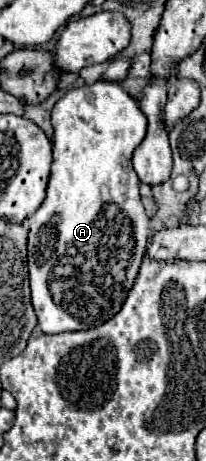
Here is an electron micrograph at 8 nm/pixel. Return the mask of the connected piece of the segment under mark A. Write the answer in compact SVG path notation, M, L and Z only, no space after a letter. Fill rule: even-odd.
M98 80L94 84L84 84L80 88L74 88L66 92L52 110L52 126L54 126L54 136L52 136L52 172L48 180L48 196L44 204L28 218L30 220L30 234L28 234L28 268L30 268L30 290L32 290L32 306L38 316L38 326L42 328L44 334L60 334L60 332L72 332L72 330L90 330L106 320L110 320L124 304L128 290L134 284L134 278L138 274L142 256L146 252L148 244L148 218L144 212L144 206L140 202L138 186L140 180L132 168L132 152L134 148L144 140L146 136L146 116L142 114L138 100L128 94L128 90L118 84L118 82L108 82L108 80ZM116 204L120 212L104 212L106 206Z

